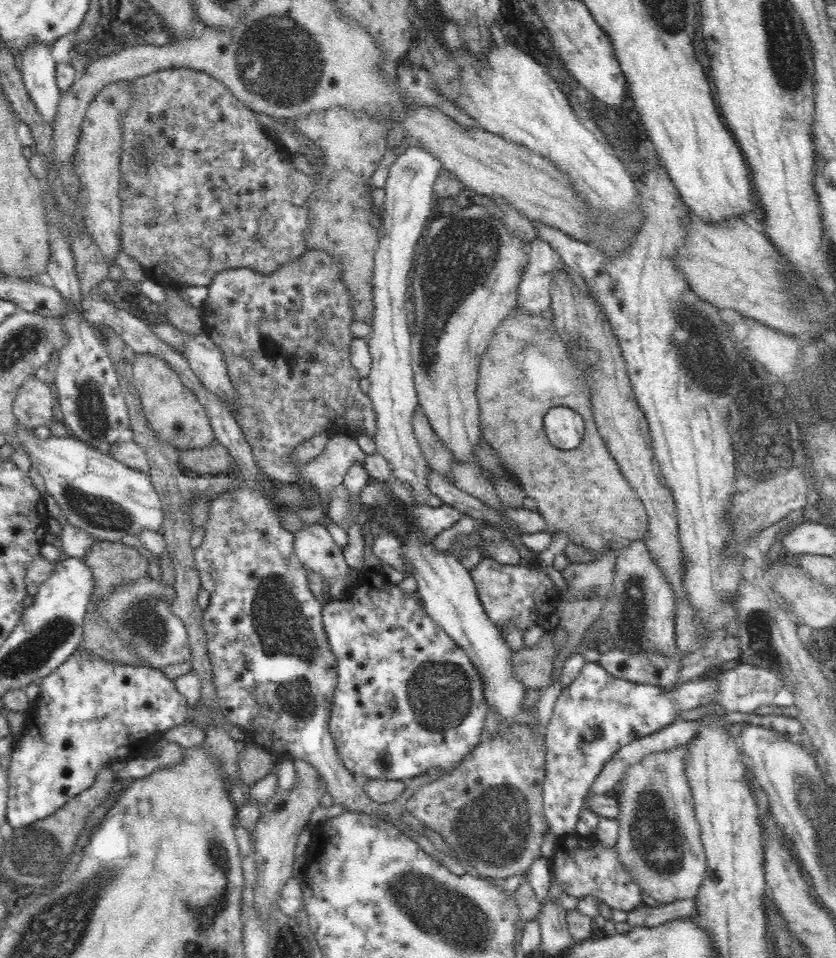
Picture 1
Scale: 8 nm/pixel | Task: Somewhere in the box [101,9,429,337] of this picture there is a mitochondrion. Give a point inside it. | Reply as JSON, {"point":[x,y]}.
{"point":[279,85]}

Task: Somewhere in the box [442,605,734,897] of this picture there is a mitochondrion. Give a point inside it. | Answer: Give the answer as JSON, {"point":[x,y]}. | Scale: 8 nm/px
{"point":[492,826]}

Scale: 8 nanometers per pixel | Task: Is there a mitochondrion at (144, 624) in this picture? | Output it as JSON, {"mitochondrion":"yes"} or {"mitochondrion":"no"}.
{"mitochondrion":"yes"}

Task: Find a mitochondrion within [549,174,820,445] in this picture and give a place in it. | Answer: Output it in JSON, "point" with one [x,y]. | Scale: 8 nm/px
{"point":[701,354]}

